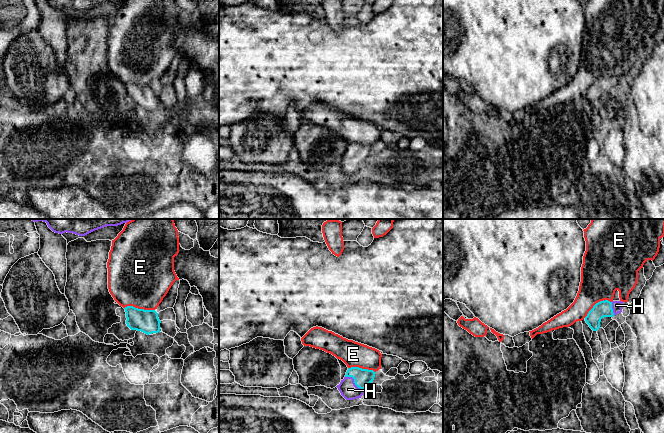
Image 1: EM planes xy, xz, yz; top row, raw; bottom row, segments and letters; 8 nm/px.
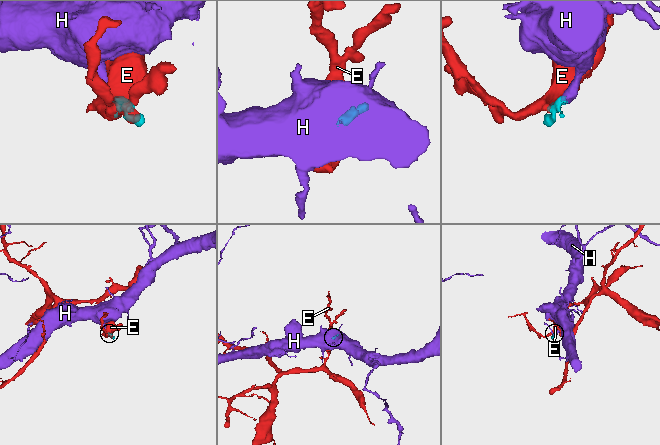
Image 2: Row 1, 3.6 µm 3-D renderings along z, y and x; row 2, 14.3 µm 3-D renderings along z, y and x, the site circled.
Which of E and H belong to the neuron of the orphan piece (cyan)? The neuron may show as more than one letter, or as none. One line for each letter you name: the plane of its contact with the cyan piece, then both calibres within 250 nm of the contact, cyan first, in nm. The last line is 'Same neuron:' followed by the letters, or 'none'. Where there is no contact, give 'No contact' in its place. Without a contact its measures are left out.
H: Touches cyan in xz. Thickness 140 nm (cyan) against 140 nm
Same neuron: H

